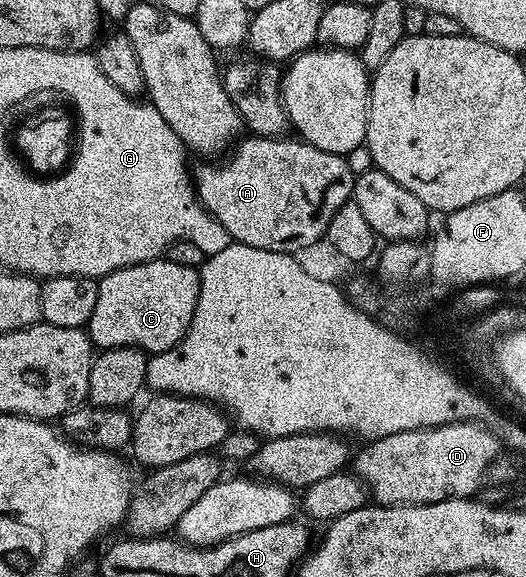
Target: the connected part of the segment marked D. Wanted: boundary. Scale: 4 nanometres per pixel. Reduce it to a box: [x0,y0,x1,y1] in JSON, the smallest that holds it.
[352,420,500,506]

